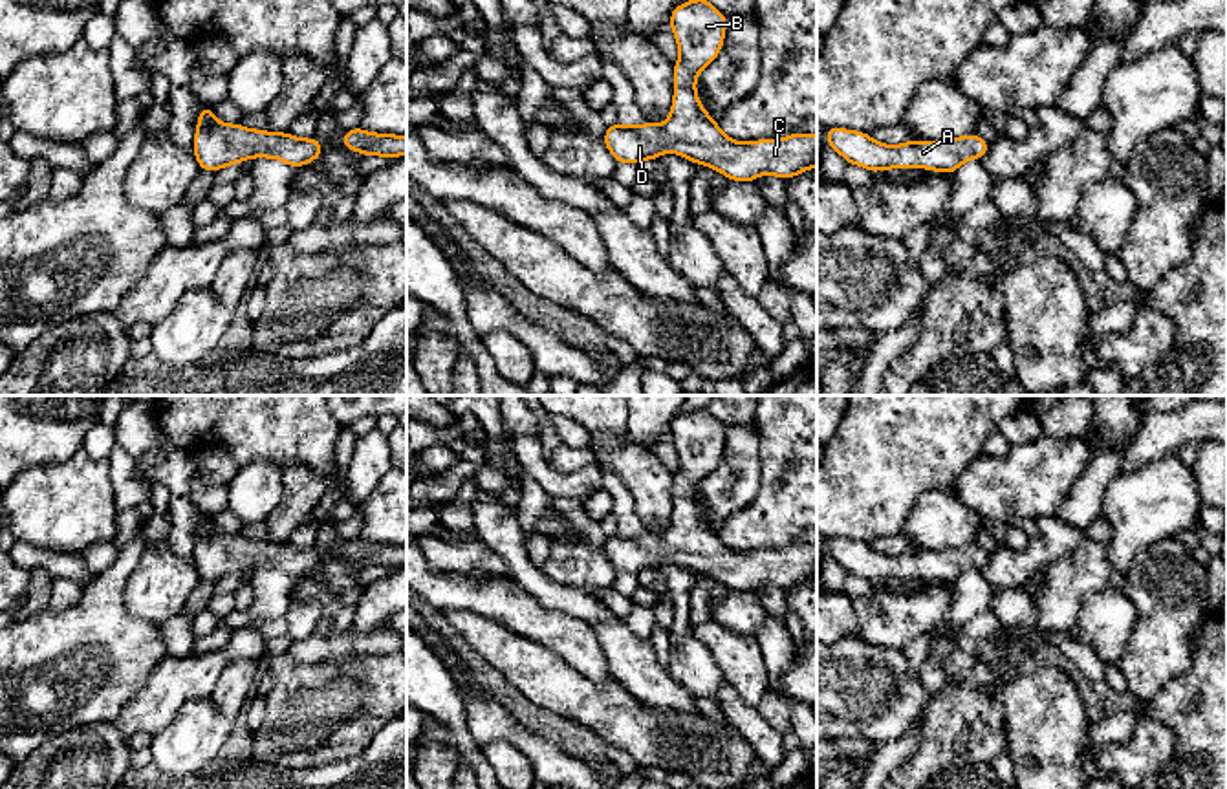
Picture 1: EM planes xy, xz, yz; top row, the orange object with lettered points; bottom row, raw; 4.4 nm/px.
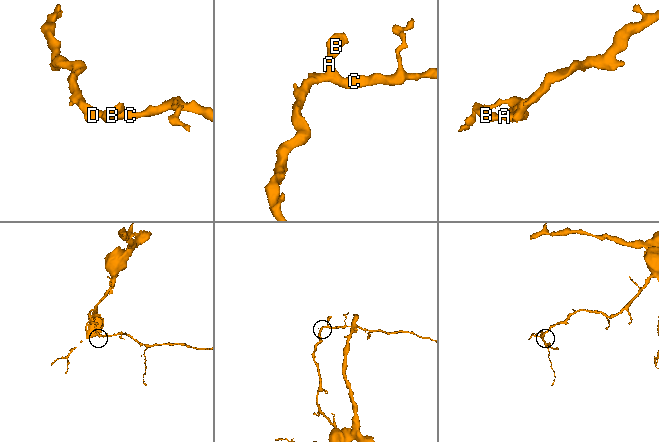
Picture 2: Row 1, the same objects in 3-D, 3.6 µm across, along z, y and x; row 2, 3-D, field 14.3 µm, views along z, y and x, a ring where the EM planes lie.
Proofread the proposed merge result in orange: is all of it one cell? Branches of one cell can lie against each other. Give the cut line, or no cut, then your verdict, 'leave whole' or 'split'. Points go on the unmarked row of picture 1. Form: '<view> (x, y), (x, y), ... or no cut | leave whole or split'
no cut | leave whole

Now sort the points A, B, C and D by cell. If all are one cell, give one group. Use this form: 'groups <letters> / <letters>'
groups A B C D

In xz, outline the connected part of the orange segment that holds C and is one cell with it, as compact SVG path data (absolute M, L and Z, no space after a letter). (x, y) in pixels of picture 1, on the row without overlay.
M707 406L674 417L668 434L678 450L679 470L674 472L670 525L663 536L610 535L603 551L617 573L641 573L674 562L734 591L755 591L764 584L786 591L817 577L817 546L791 544L782 549L736 553L701 518L694 492L718 467L727 430Z

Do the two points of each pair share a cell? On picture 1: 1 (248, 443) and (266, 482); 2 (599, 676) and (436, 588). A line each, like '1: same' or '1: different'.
1: different
2: same

